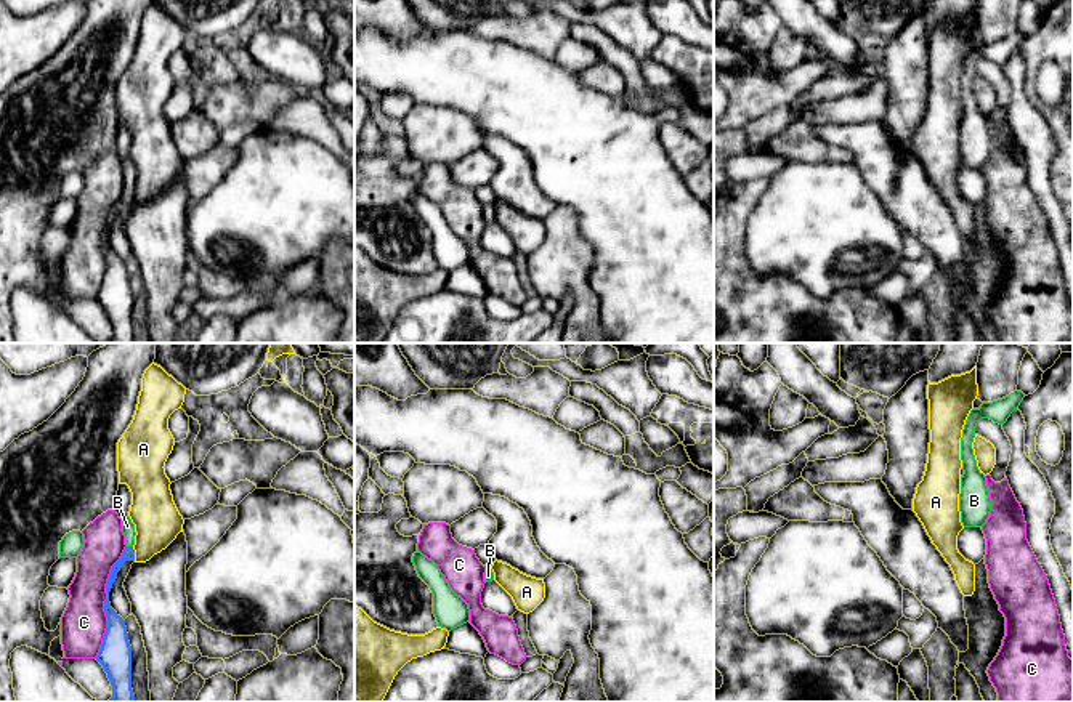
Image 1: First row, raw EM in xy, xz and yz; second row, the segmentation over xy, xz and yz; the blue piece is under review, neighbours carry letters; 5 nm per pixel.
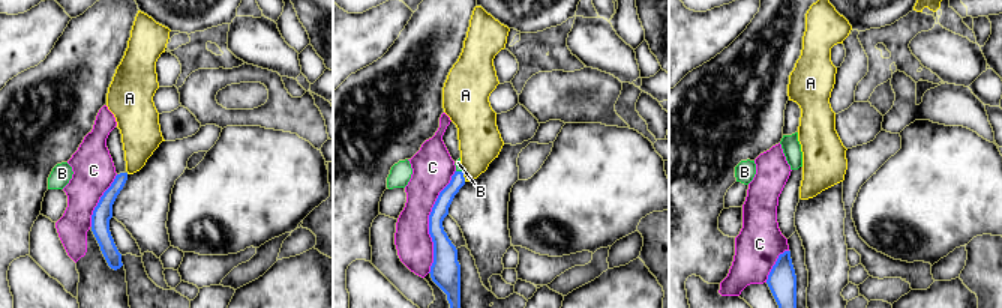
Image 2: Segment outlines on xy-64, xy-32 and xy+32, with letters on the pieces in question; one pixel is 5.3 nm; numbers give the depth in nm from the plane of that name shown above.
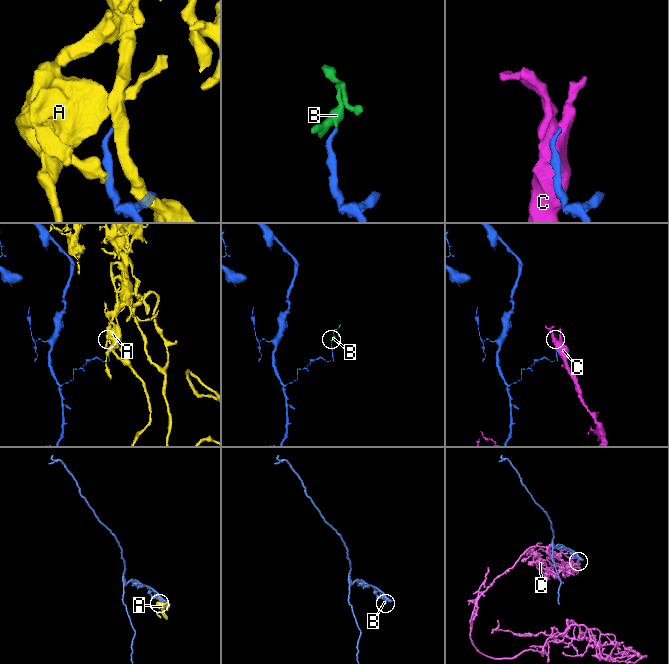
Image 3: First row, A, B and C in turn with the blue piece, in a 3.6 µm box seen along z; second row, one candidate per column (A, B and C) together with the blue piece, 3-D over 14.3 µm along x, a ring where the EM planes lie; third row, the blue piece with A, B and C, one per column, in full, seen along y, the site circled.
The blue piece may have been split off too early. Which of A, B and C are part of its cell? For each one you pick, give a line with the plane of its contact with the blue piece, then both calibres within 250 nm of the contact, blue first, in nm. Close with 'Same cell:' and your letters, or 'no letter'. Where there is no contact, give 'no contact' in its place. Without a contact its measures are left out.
B: meets blue in xy; 60 nm thick on the blue side, 60 nm on the other
Same cell: B

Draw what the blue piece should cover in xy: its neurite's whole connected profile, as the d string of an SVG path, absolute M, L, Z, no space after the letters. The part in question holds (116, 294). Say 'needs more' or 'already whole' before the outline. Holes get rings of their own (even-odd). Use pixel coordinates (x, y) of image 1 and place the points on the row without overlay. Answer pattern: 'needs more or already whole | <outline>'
needs more | M130 157L122 160L122 173L125 176L127 188L120 200L112 207L106 224L107 240L104 242L104 253L107 258L107 269L101 290L96 297L96 301L103 306L112 327L112 338L109 343L135 343L135 335L132 330L132 287L128 282L125 261L111 248L109 244L109 232L117 220L120 207L125 202L135 202L133 186L136 173Z

